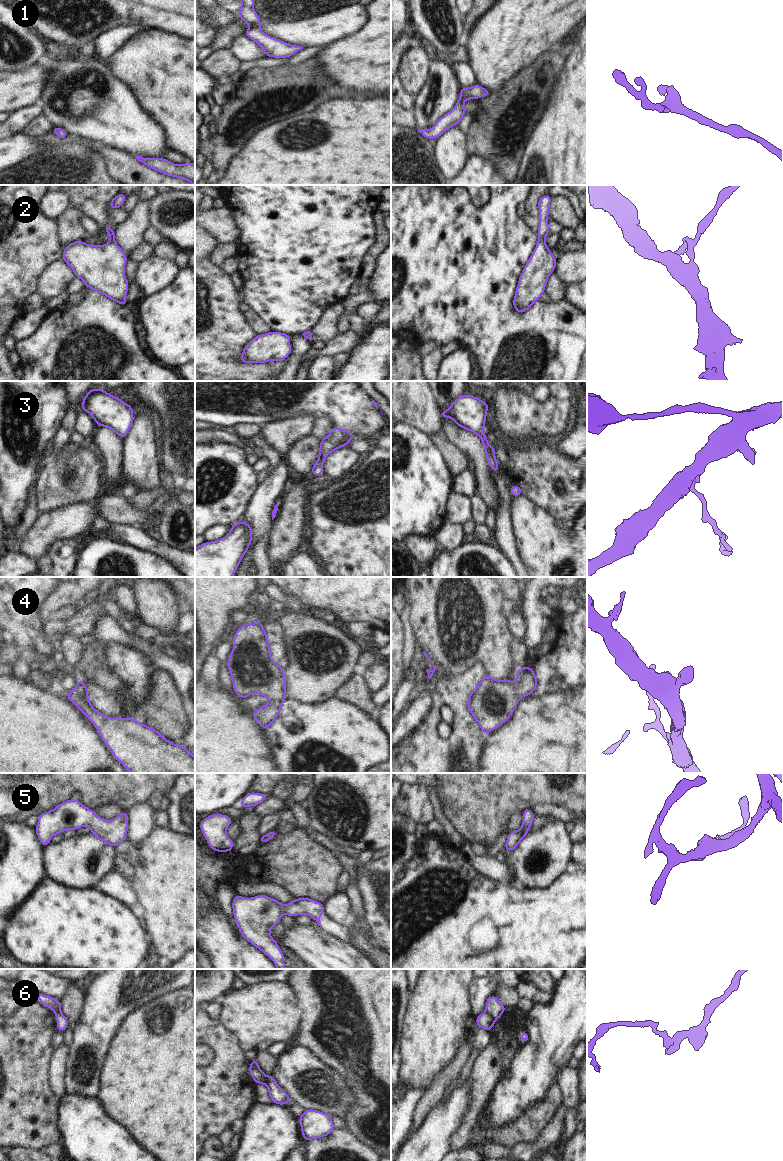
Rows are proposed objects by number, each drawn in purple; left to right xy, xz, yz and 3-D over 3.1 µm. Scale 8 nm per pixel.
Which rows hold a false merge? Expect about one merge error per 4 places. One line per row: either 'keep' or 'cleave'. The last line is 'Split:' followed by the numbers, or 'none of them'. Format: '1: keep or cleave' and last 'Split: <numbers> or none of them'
1: keep
2: keep
3: keep
4: keep
5: keep
6: cleave
Split: 6

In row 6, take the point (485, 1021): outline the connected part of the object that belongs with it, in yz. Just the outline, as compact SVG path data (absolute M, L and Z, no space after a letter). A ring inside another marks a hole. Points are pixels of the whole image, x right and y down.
M483 1012L481 1015L476 1017L476 1025L487 1031L490 1031L494 1024L495 1019L486 1012Z

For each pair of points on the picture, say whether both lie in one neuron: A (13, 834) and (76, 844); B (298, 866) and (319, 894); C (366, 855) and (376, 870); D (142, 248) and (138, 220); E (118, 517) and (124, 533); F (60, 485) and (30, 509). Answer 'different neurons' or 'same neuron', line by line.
A: different neurons
B: same neuron
C: different neurons
D: different neurons
E: different neurons
F: different neurons

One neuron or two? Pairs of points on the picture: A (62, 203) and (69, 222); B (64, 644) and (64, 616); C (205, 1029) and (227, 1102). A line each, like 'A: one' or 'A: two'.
A: two
B: one
C: one

